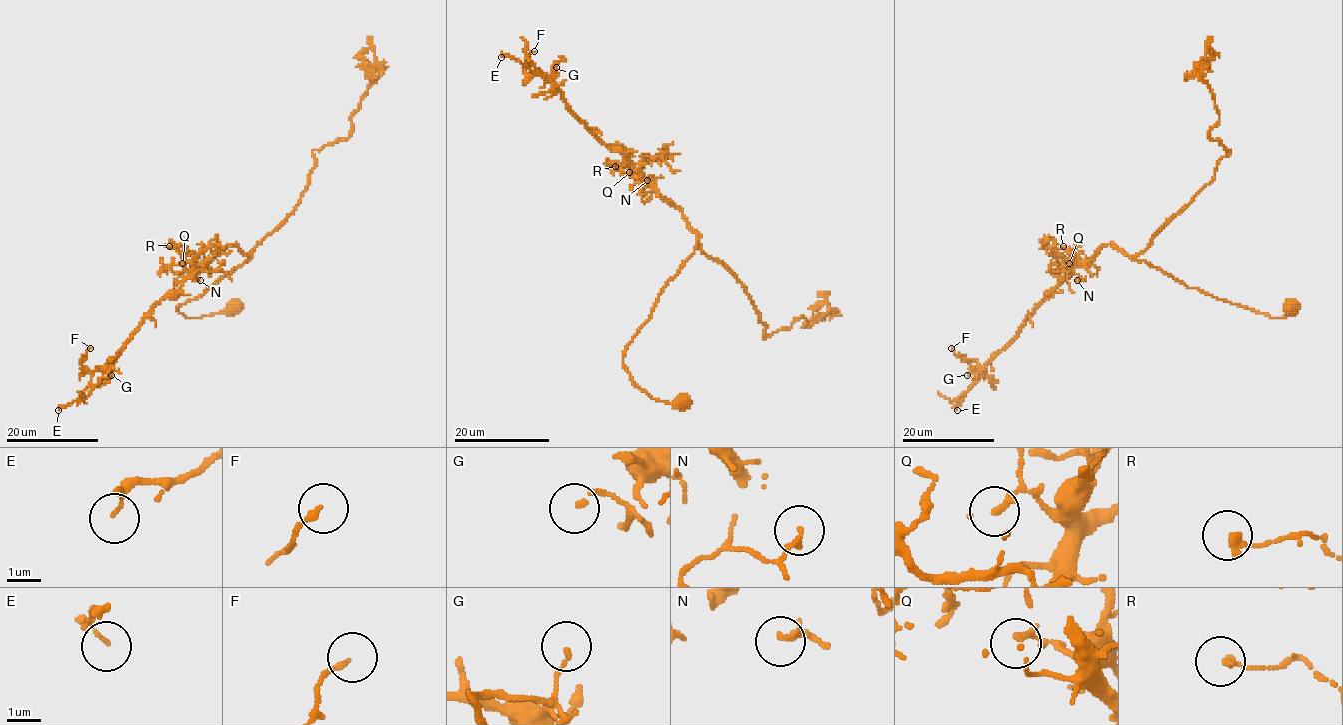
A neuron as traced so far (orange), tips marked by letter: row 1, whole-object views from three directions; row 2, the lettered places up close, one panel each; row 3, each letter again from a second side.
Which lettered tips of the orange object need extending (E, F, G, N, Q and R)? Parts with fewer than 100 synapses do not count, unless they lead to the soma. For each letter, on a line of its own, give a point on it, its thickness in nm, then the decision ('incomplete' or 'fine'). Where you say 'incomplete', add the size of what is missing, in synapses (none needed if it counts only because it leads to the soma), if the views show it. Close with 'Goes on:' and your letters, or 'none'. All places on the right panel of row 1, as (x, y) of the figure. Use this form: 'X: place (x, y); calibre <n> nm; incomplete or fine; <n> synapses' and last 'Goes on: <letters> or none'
E: place (957, 410); calibre 70 nm; fine
F: place (951, 348); calibre 170 nm; fine
G: place (967, 375); calibre 120 nm; fine
N: place (1077, 280); calibre 120 nm; fine
Q: place (1069, 263); calibre 140 nm; fine
R: place (1063, 246); calibre 170 nm; fine
Goes on: none

